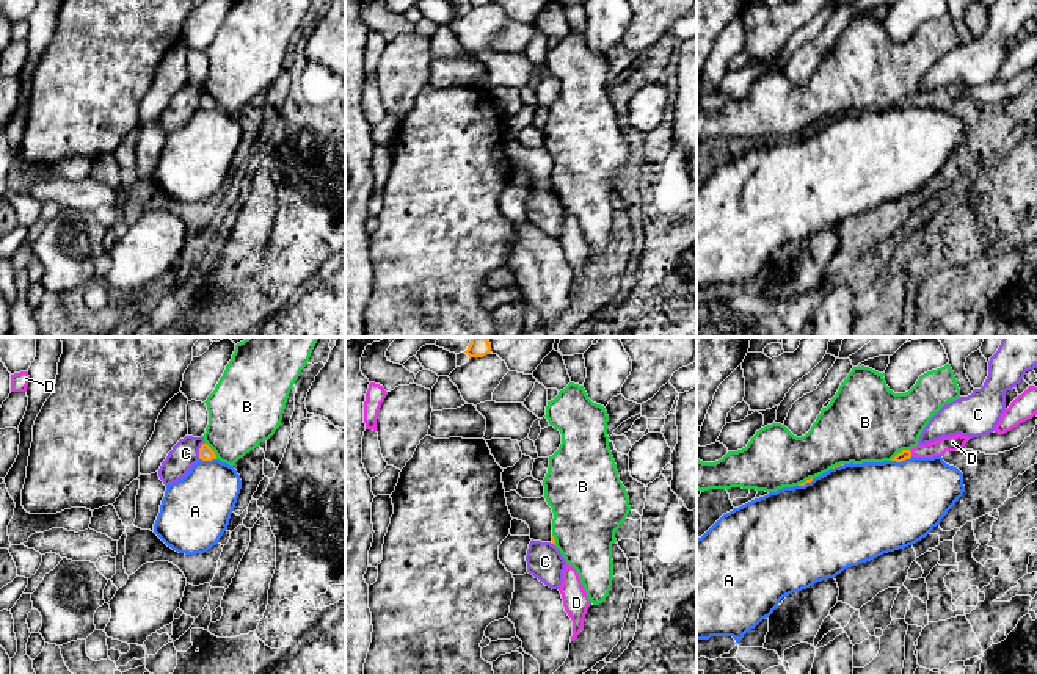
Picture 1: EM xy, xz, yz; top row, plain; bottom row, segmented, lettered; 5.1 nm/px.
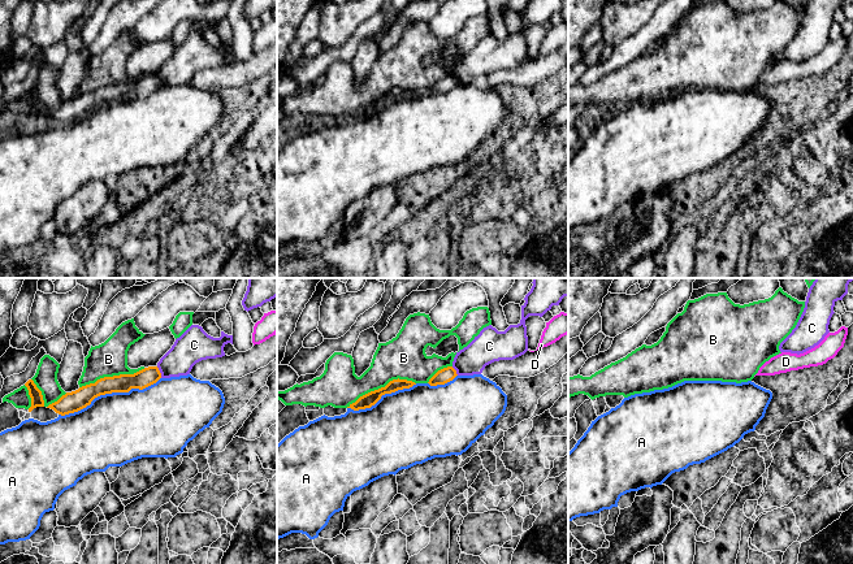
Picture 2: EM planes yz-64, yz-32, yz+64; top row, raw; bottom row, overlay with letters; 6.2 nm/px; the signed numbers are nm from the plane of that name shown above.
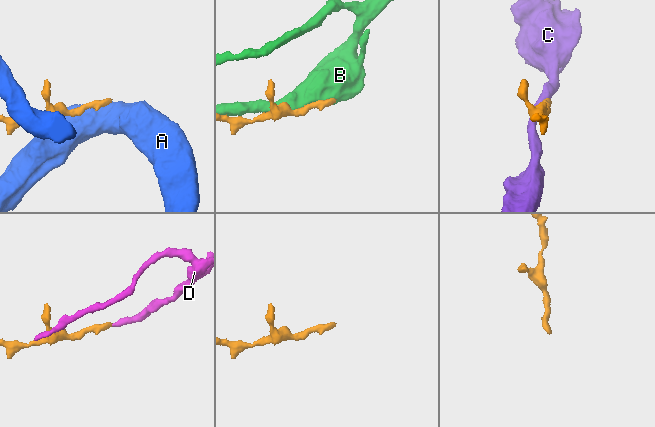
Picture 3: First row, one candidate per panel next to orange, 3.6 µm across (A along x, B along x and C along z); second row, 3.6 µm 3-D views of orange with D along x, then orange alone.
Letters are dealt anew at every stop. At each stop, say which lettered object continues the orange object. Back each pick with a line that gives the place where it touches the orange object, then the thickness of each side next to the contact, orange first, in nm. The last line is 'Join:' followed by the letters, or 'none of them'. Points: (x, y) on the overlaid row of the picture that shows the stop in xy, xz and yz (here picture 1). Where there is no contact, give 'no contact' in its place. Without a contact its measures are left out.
D: meets orange in yz at (910, 453); 50 nm thick on the orange side, 80 nm on the other
Join: D

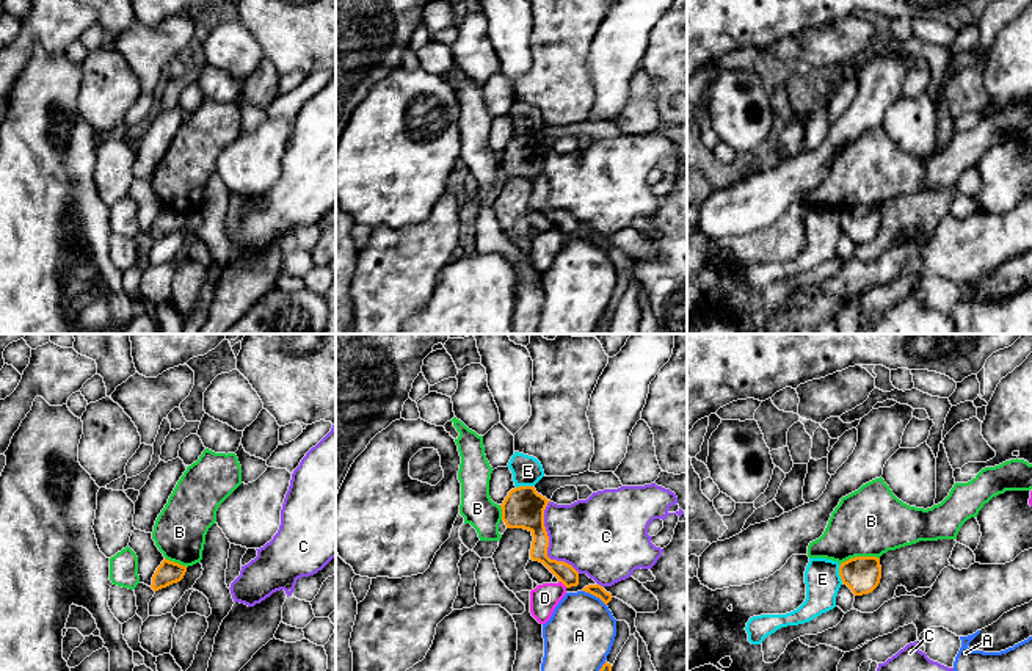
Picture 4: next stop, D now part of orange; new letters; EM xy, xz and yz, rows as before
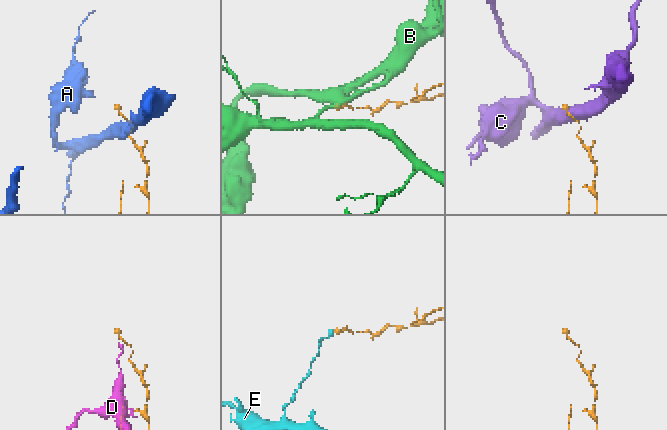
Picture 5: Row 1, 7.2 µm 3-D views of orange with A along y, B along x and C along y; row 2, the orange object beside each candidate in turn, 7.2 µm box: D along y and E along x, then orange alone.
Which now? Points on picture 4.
Join: none of them

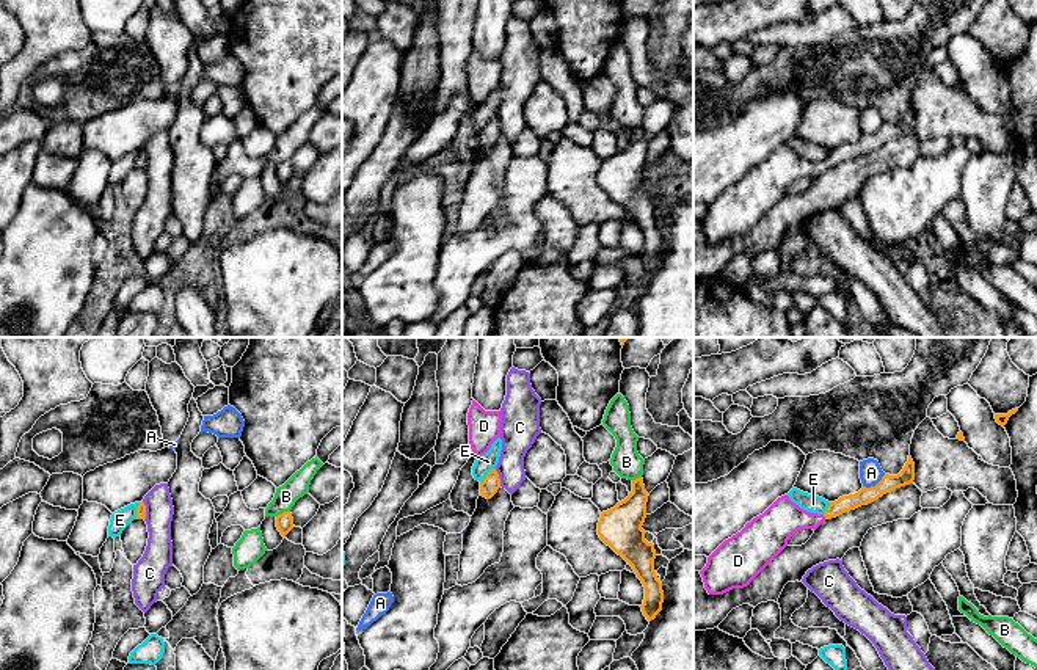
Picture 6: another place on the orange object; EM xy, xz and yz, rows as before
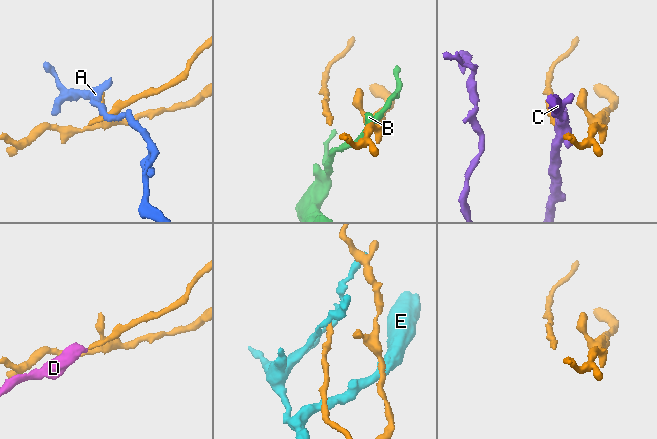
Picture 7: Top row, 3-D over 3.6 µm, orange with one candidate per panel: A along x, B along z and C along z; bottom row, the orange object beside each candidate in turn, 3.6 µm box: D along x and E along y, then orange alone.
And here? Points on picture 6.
D: meets orange in yz at (824, 515); 90 nm thick on the orange side, 190 nm on the other
Join: D

